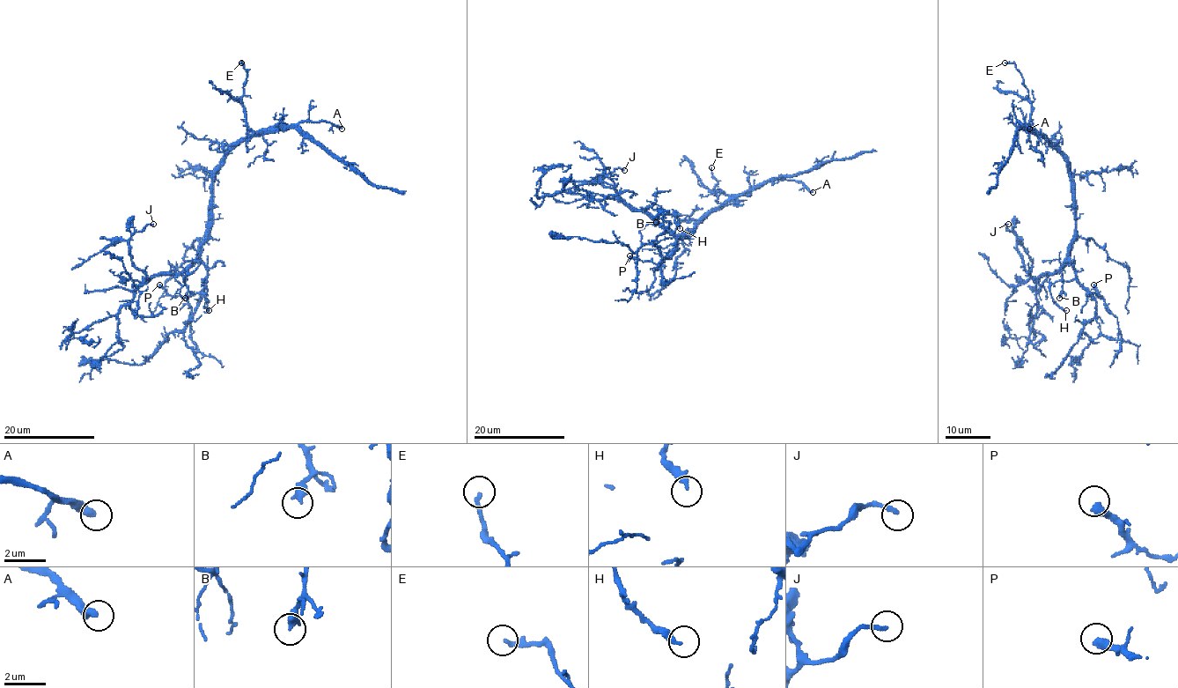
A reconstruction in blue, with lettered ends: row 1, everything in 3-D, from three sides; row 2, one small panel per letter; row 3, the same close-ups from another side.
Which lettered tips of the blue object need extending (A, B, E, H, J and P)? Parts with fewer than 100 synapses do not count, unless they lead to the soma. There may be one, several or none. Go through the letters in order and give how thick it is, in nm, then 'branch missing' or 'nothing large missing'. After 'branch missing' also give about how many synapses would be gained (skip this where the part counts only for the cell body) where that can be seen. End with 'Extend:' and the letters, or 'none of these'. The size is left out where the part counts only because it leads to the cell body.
A: calibre 360 nm; branch missing
B: calibre 400 nm; nothing large missing
E: calibre 220 nm; nothing large missing
H: calibre 280 nm; nothing large missing
J: calibre 180 nm; nothing large missing
P: calibre 380 nm; nothing large missing
Extend: A

